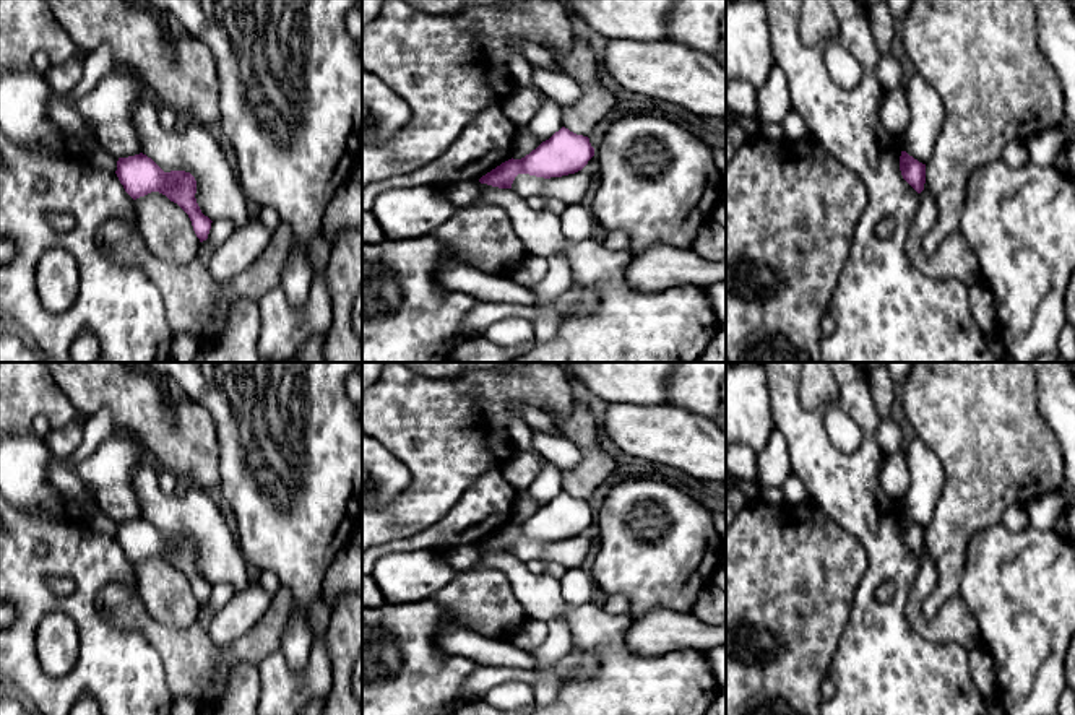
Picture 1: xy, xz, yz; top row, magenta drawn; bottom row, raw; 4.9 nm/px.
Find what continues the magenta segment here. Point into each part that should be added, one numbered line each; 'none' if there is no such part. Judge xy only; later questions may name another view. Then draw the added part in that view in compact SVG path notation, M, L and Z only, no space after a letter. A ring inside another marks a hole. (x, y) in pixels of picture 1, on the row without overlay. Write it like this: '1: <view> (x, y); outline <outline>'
none

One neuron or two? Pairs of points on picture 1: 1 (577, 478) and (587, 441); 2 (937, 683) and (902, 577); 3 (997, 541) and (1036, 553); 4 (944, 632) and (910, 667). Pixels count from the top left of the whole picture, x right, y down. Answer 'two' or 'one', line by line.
1: one
2: one
3: one
4: two

